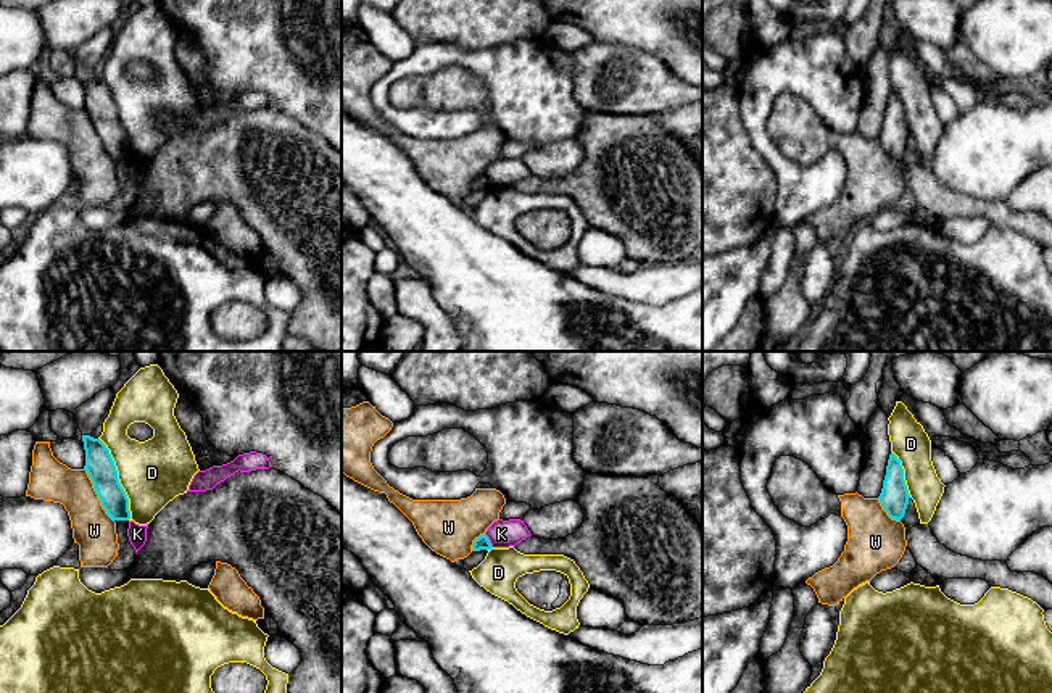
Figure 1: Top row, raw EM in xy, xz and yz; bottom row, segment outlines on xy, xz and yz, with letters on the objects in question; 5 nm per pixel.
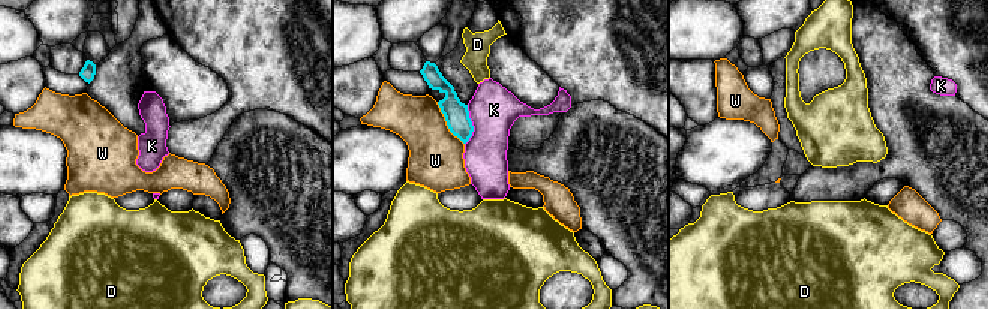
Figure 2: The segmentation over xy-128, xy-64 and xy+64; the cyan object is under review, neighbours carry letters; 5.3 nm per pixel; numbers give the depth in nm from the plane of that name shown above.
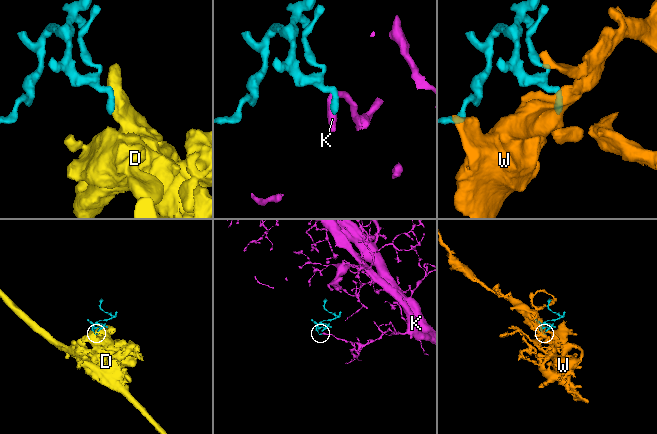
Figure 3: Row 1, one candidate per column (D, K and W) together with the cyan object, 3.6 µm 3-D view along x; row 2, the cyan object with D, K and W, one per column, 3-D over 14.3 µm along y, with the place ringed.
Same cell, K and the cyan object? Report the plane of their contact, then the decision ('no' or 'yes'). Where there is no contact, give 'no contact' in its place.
xz | no

